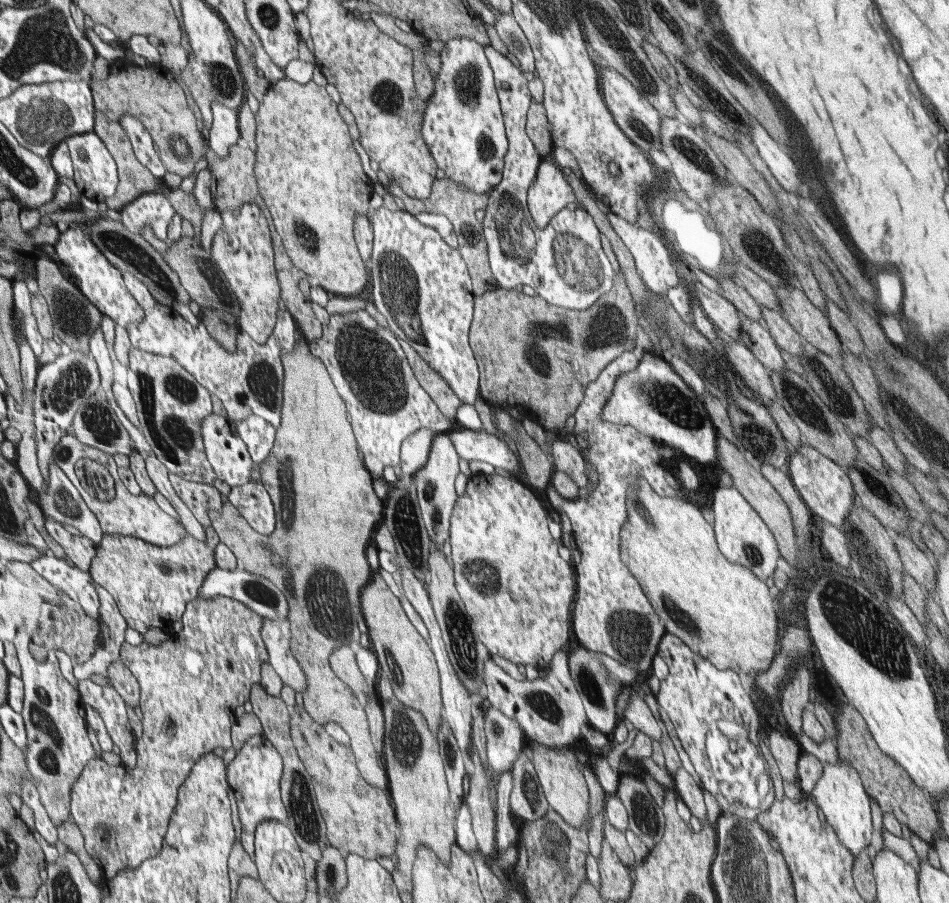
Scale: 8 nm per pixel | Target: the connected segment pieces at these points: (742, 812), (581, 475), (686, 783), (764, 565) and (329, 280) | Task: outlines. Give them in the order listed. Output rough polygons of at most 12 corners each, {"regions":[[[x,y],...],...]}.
{"regions":[[[679,636],[655,695],[703,788],[754,820],[774,802],[738,674]],[[555,439],[555,471],[580,488],[589,480],[583,453],[566,439]],[[684,767],[672,776],[674,792],[702,822],[707,819],[703,790]],[[717,487],[712,510],[727,560],[764,580],[780,556],[743,493]],[[282,78],[255,114],[254,177],[294,265],[368,284],[372,184],[325,86]]]}

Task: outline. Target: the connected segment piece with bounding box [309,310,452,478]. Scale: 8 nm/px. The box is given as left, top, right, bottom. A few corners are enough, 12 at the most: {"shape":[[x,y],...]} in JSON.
{"shape":[[365,310],[309,342],[382,478],[420,428],[452,424]]}

